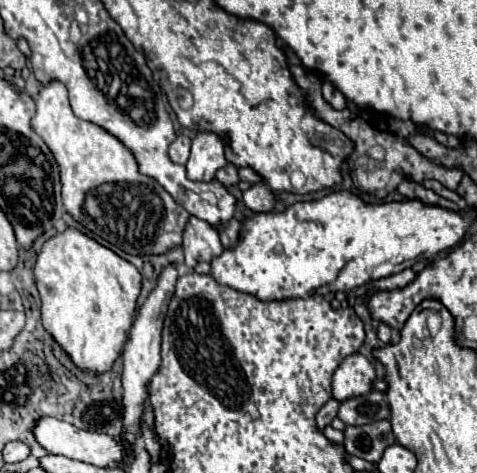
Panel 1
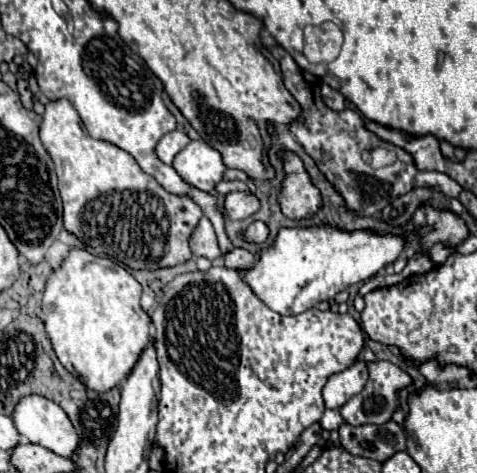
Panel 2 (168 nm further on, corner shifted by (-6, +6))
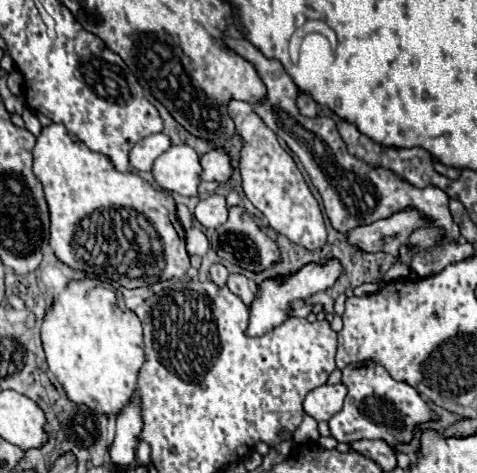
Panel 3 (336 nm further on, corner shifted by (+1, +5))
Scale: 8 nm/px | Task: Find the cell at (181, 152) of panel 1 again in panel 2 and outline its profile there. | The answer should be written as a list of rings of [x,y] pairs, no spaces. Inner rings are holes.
[[[173,130],[167,136],[163,136],[157,144],[157,156],[165,162],[165,164],[173,164],[173,158],[189,144],[189,136],[185,132]]]

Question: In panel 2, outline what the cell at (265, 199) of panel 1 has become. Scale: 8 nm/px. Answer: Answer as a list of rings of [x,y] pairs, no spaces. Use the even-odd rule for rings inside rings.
[[[231,192],[223,202],[225,214],[233,220],[243,220],[253,216],[261,208],[261,200],[253,192]]]

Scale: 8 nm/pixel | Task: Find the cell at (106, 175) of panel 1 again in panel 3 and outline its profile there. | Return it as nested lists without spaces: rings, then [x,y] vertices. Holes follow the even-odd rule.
[[[52,123],[42,129],[34,147],[34,173],[42,183],[44,197],[50,211],[50,245],[58,261],[62,261],[64,265],[82,271],[88,277],[100,279],[104,283],[108,281],[118,283],[124,289],[150,287],[158,281],[168,281],[174,277],[180,279],[190,269],[190,259],[184,249],[184,229],[176,219],[176,203],[172,195],[168,191],[150,185],[136,173],[116,171],[108,157],[90,151],[84,143],[68,135],[64,125]],[[122,209],[140,213],[146,219],[148,227],[158,237],[150,237],[148,233],[144,233],[144,229],[134,225],[138,221],[124,217],[124,213],[106,213],[106,211],[122,211]],[[94,213],[106,213],[106,219],[90,219]]]

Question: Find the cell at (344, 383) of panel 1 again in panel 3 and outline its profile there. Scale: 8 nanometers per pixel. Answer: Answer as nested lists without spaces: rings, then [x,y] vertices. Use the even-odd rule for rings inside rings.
[[[342,383],[322,385],[306,395],[304,413],[314,417],[316,421],[330,421],[330,417],[334,417],[340,411],[344,397],[346,397],[346,387]]]

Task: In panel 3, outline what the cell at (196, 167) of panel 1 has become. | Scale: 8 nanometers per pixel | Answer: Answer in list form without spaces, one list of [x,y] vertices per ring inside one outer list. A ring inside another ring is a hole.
[[[176,145],[176,147],[170,147],[168,151],[164,151],[152,165],[152,175],[154,175],[154,181],[158,183],[158,187],[162,187],[164,191],[170,191],[170,193],[178,193],[178,195],[198,195],[196,187],[200,183],[200,159],[196,155],[196,151],[188,145]]]

